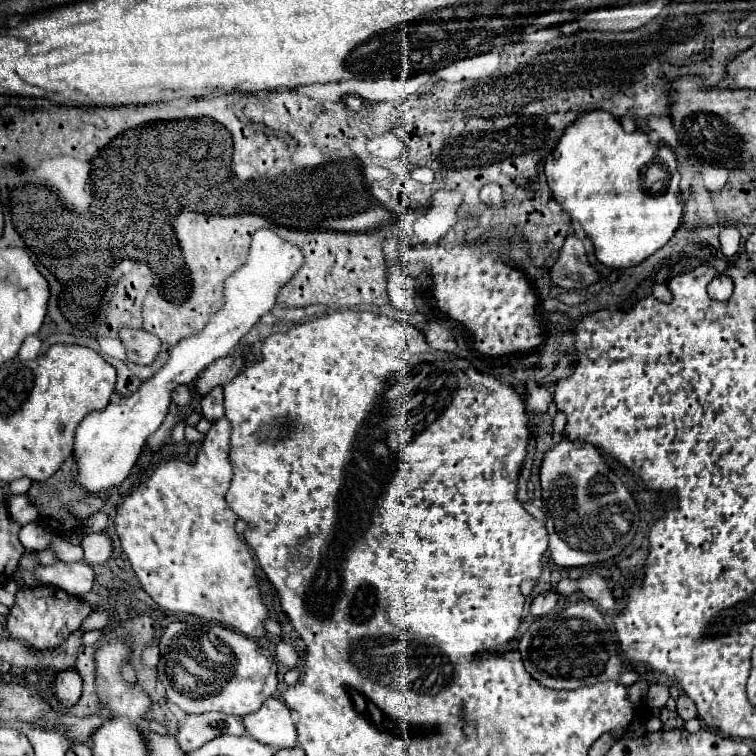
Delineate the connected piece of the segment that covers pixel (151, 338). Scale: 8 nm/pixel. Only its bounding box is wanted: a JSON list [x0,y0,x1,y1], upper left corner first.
[118,328,160,364]

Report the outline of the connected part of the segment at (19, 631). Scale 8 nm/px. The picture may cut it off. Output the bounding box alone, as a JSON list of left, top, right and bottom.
[6,586,92,650]

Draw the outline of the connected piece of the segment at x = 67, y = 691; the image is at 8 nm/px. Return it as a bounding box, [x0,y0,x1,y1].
[54,670,82,708]

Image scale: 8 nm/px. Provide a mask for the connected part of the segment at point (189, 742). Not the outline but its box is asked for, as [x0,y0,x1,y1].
[176,712,246,754]

